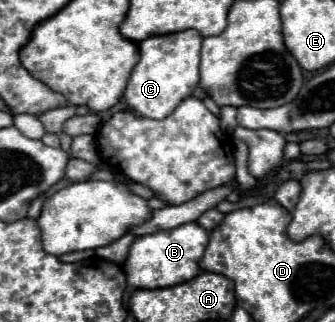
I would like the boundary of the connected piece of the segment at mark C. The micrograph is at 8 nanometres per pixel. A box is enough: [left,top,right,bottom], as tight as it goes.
[124,30,202,118]

